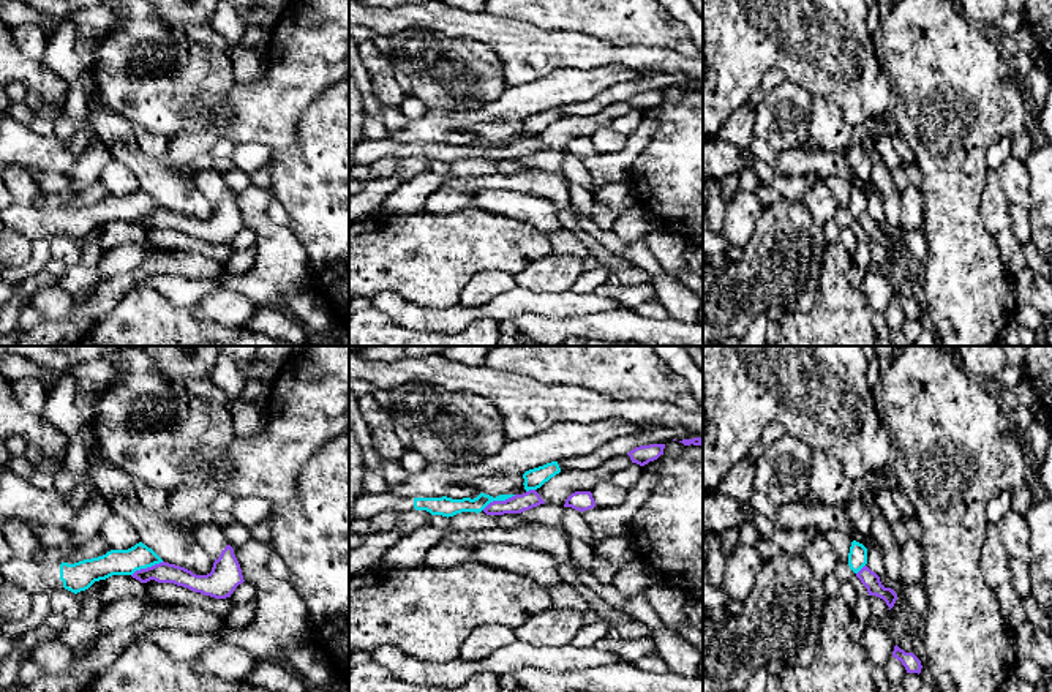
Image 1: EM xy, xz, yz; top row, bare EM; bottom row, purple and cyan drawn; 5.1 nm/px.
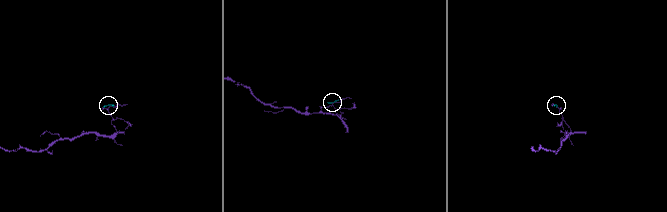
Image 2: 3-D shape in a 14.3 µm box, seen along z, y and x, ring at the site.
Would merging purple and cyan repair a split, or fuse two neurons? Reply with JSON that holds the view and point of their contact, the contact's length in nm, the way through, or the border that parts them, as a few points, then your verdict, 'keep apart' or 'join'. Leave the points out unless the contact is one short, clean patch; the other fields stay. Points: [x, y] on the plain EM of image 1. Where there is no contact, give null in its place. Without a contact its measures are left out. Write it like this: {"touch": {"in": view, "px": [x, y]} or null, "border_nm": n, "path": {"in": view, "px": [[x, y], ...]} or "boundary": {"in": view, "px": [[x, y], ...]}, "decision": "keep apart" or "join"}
{"touch": {"in": "xz", "px": [498, 147]}, "border_nm": 190, "boundary": {"in": "xz", "px": [[515, 141], [506, 146], [493, 146], [482, 155]]}, "decision": "keep apart"}

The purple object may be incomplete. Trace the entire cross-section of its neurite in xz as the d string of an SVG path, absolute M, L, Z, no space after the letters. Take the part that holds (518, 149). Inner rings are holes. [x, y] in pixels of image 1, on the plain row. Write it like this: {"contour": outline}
{"contour": "M529 136L505 147L493 147L483 155L483 158L487 161L521 160L540 150L545 150L540 141L535 136Z"}

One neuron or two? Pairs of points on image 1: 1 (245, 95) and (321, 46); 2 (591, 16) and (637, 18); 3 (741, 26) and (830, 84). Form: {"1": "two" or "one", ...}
{"1": "one", "2": "one", "3": "one"}

